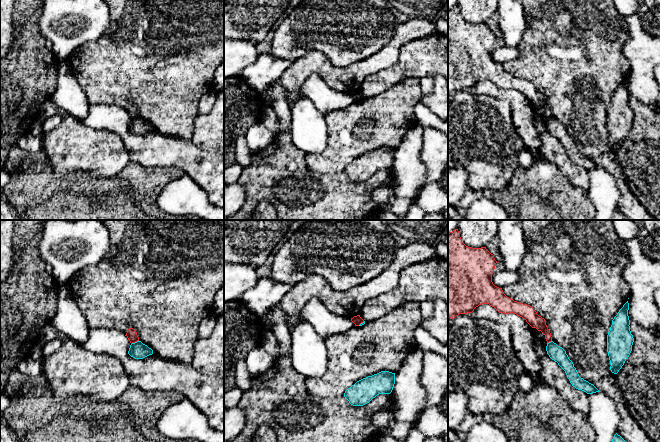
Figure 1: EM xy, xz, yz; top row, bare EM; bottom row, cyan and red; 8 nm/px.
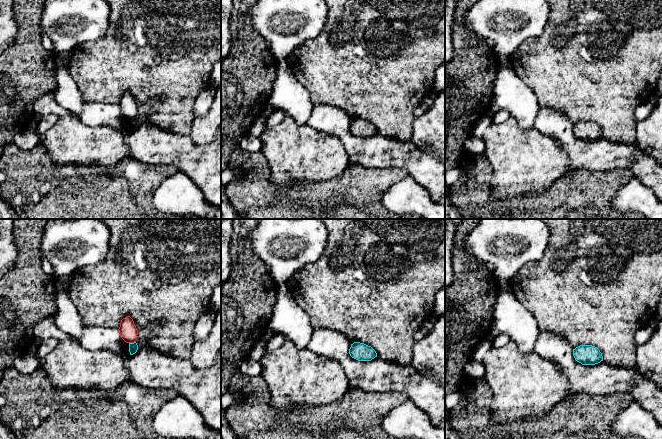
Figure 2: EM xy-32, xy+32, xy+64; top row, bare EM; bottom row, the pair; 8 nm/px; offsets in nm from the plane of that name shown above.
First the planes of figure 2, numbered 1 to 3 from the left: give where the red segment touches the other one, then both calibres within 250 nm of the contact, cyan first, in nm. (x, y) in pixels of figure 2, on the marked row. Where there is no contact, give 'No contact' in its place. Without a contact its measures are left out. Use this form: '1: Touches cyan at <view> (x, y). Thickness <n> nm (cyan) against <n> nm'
1: Touches cyan at xy-32 (132, 343). Thickness 80 nm (cyan) against 140 nm
2: No contact
3: No contact

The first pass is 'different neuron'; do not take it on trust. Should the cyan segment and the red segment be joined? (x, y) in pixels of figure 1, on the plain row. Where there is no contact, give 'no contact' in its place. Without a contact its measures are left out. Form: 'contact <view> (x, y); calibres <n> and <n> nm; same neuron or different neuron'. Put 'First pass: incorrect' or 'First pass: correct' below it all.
contact xy (135, 118); calibres 140 and 90 nm; different neuron
First pass: correct

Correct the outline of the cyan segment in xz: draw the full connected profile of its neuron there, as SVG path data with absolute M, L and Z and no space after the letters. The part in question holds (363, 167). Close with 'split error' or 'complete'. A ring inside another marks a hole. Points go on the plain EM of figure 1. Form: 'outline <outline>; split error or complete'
outline M381 147L357 157L348 164L344 173L353 182L363 182L379 170L390 170L395 160L395 149Z; complete

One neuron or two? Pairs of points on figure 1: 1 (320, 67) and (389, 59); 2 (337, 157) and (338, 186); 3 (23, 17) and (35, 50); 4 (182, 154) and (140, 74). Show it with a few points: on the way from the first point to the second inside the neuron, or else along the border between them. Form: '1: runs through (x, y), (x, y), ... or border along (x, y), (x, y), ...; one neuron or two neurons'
1: runs through (337, 72), (357, 72), (372, 64); one neuron
2: border along (313, 171), (319, 174), (343, 172); two neurons
3: runs through (26, 25), (29, 42); one neuron
4: border along (153, 127), (163, 134), (190, 139); two neurons

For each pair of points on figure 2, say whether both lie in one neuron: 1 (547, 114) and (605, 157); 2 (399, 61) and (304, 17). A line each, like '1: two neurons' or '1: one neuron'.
1: one neuron
2: two neurons

